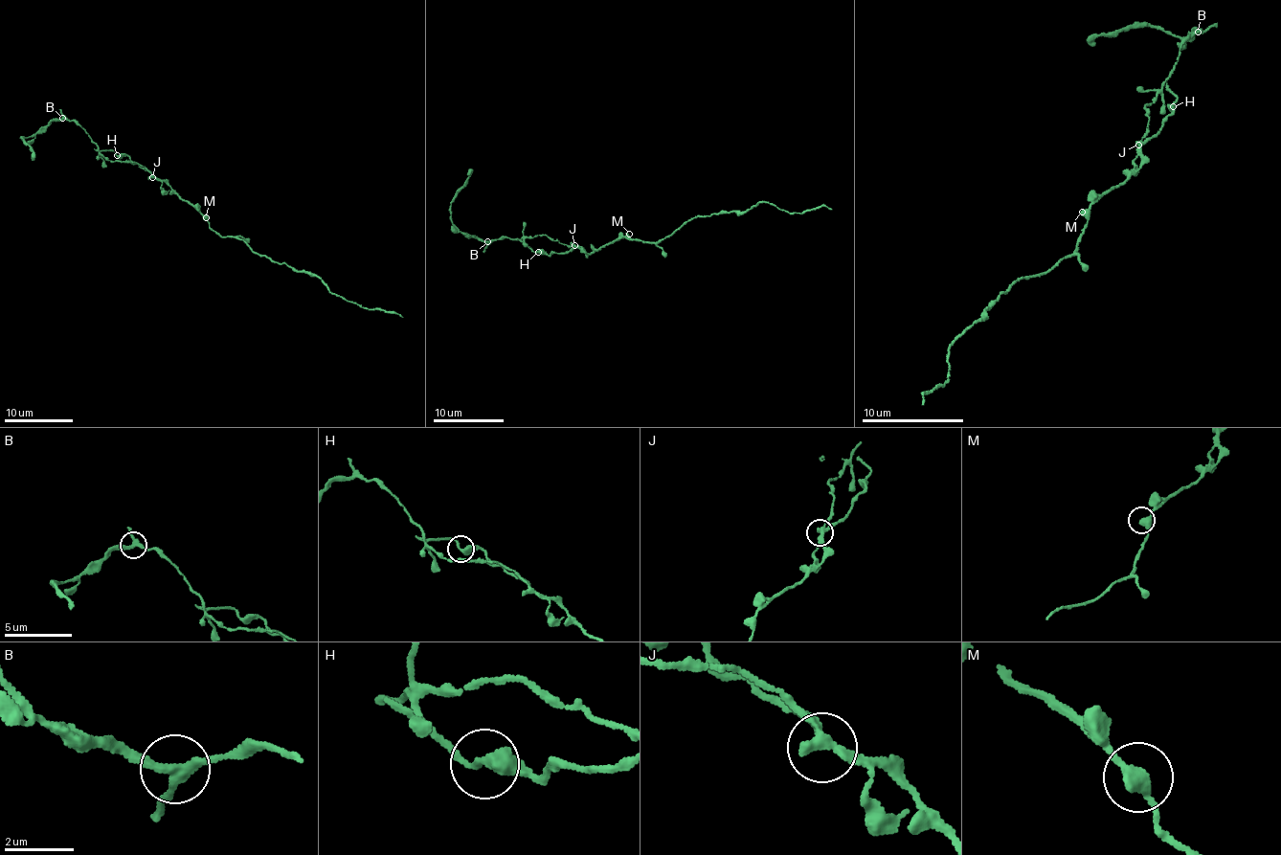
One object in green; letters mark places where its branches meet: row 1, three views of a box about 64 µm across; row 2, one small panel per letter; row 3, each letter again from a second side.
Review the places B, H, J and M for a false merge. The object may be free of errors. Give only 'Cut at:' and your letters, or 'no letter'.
Cut at: B

